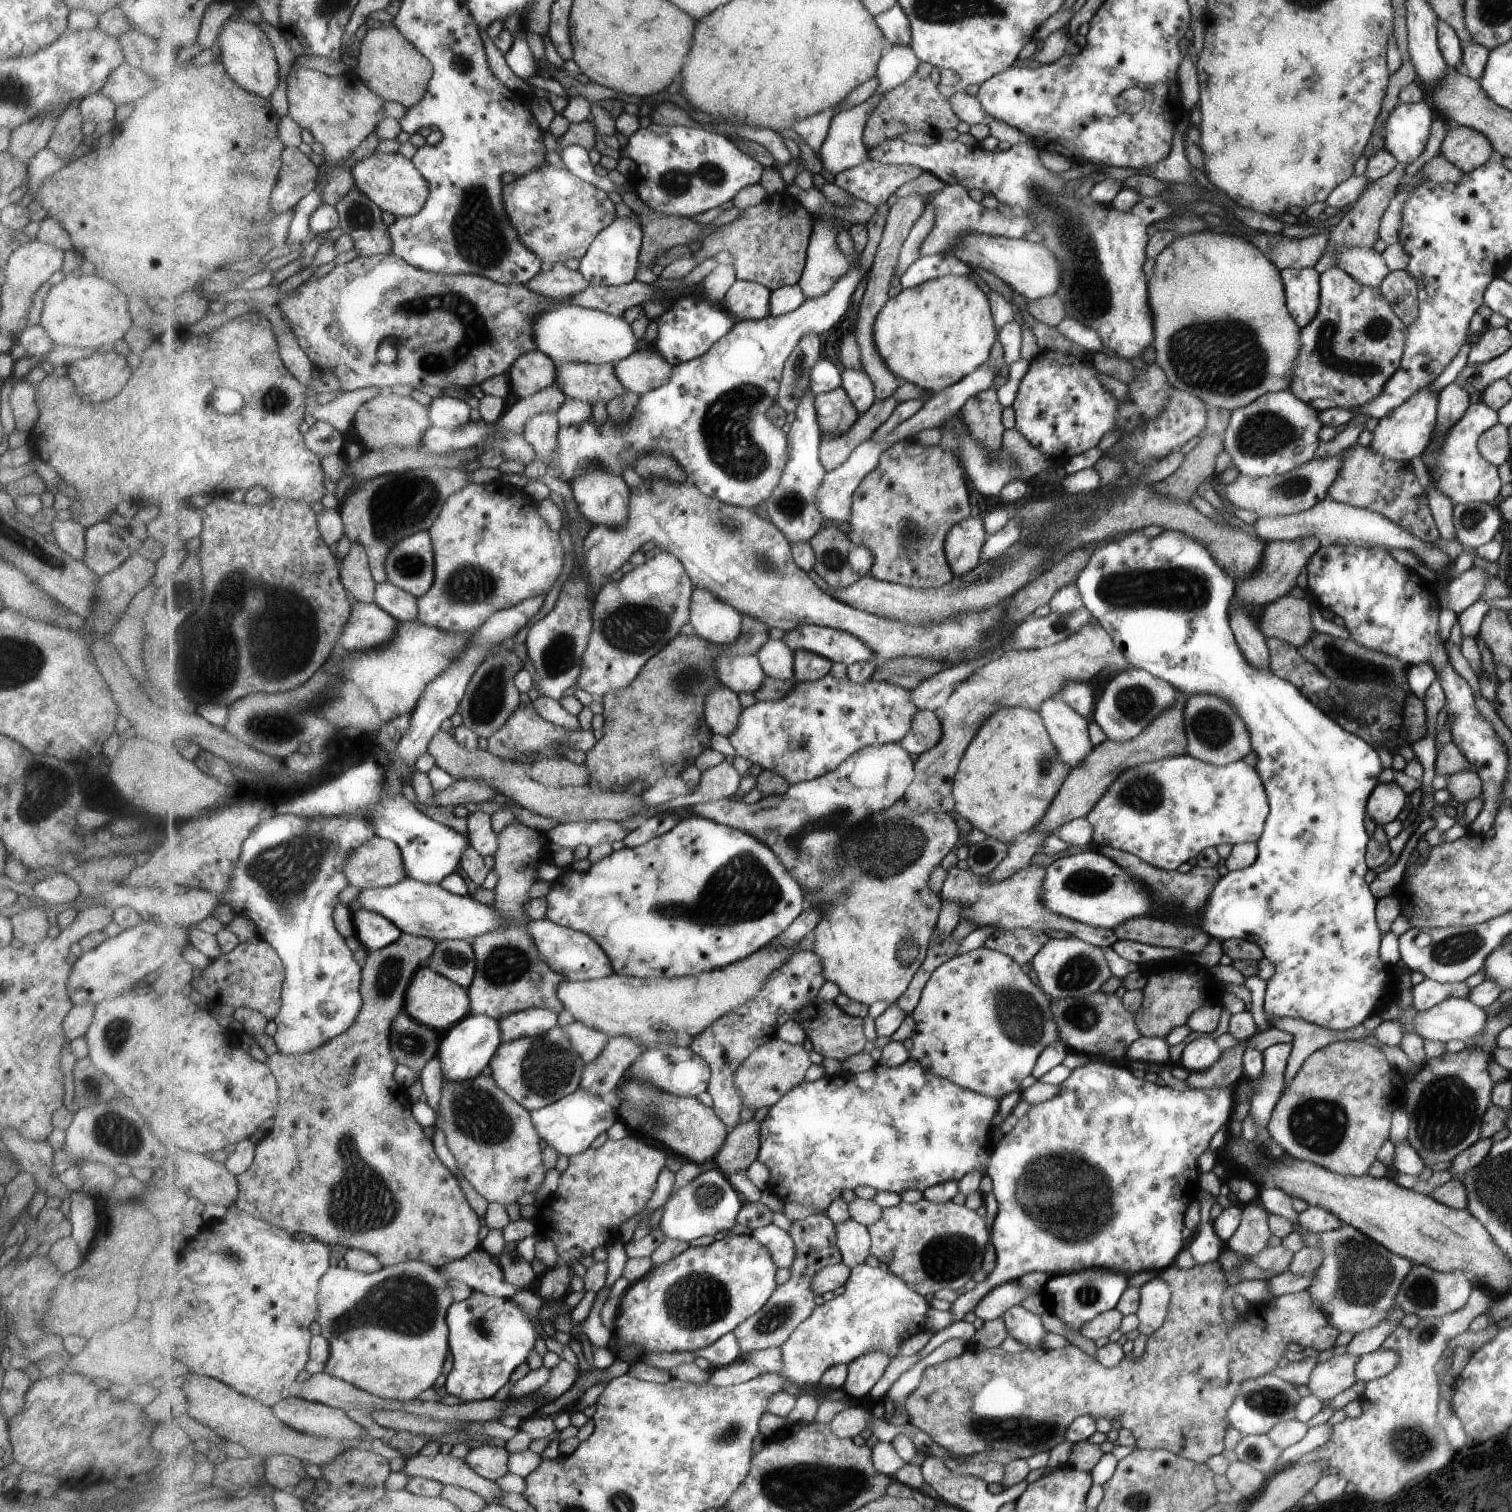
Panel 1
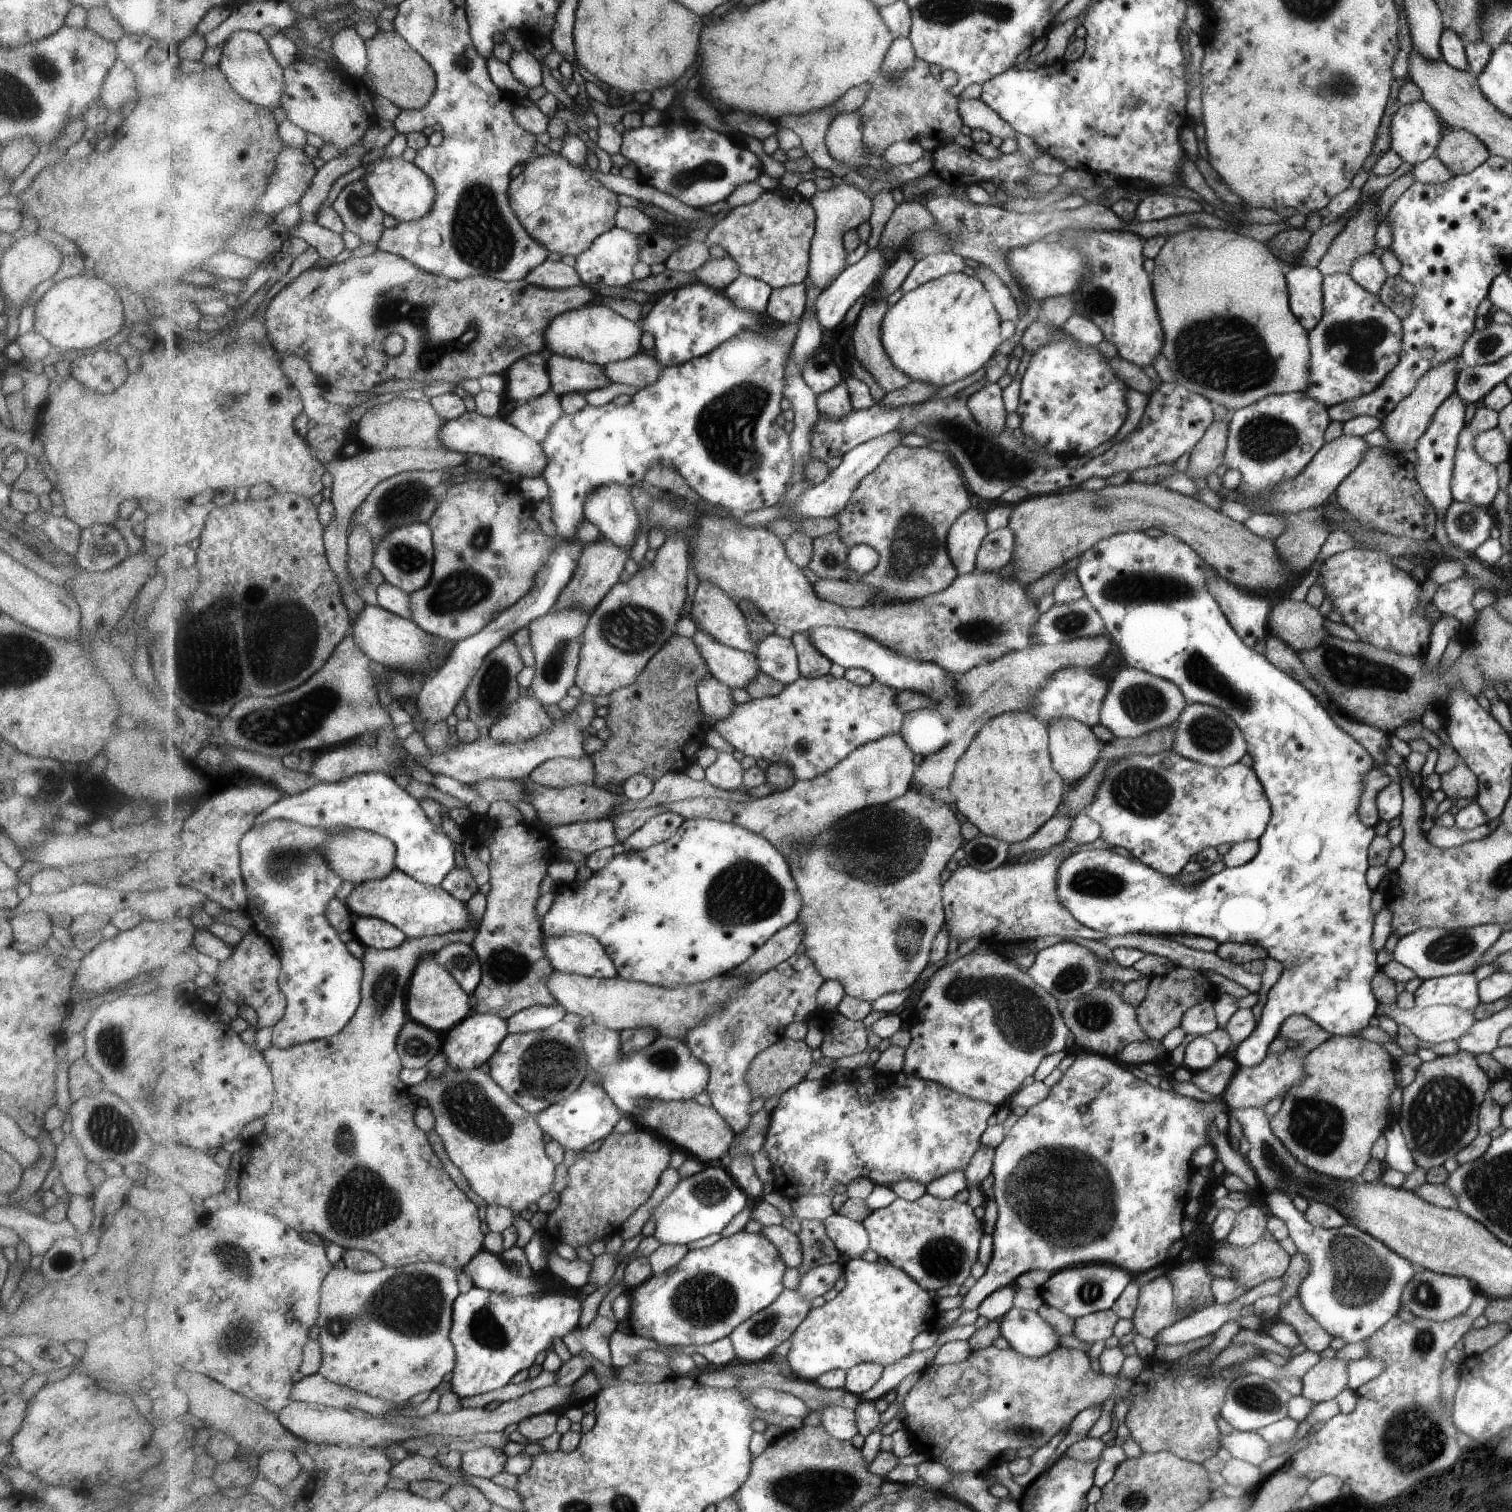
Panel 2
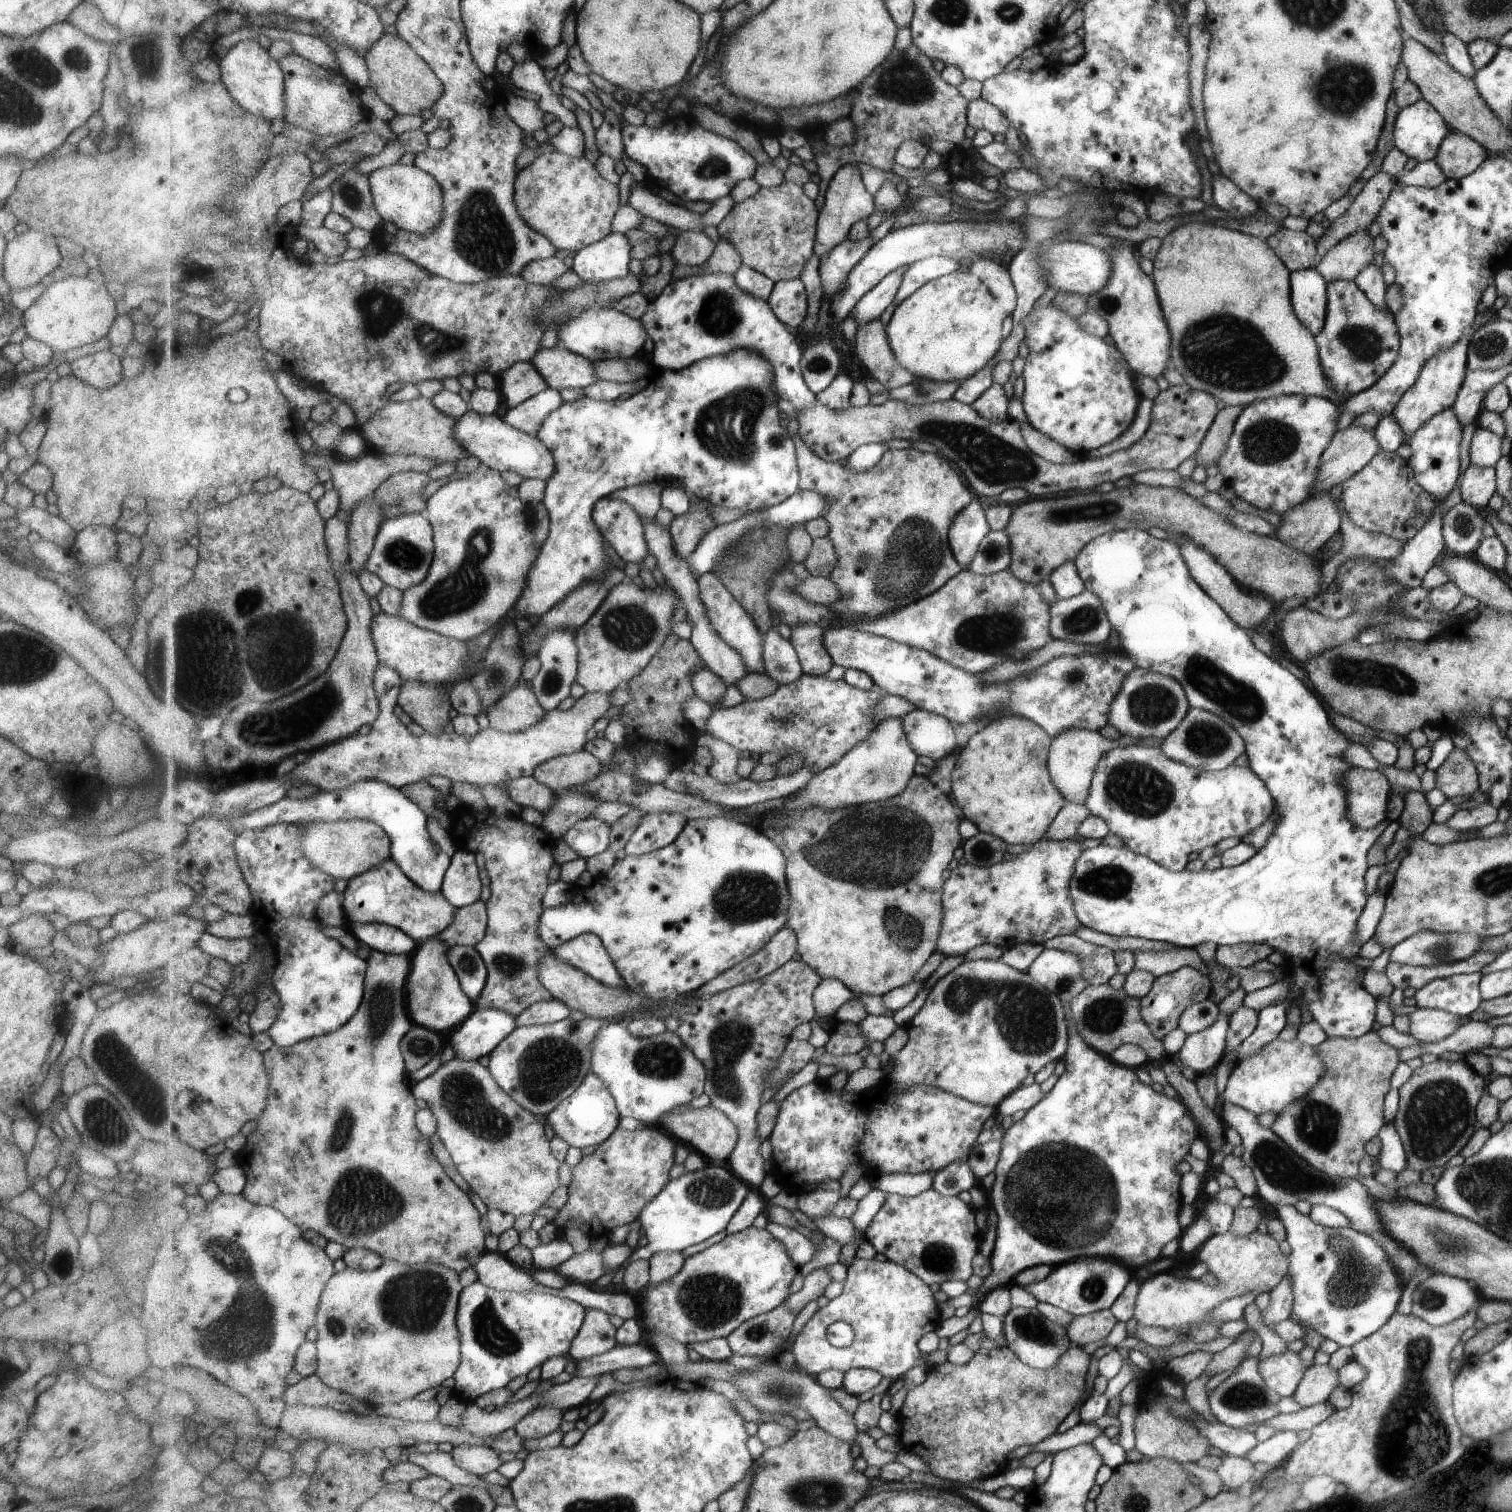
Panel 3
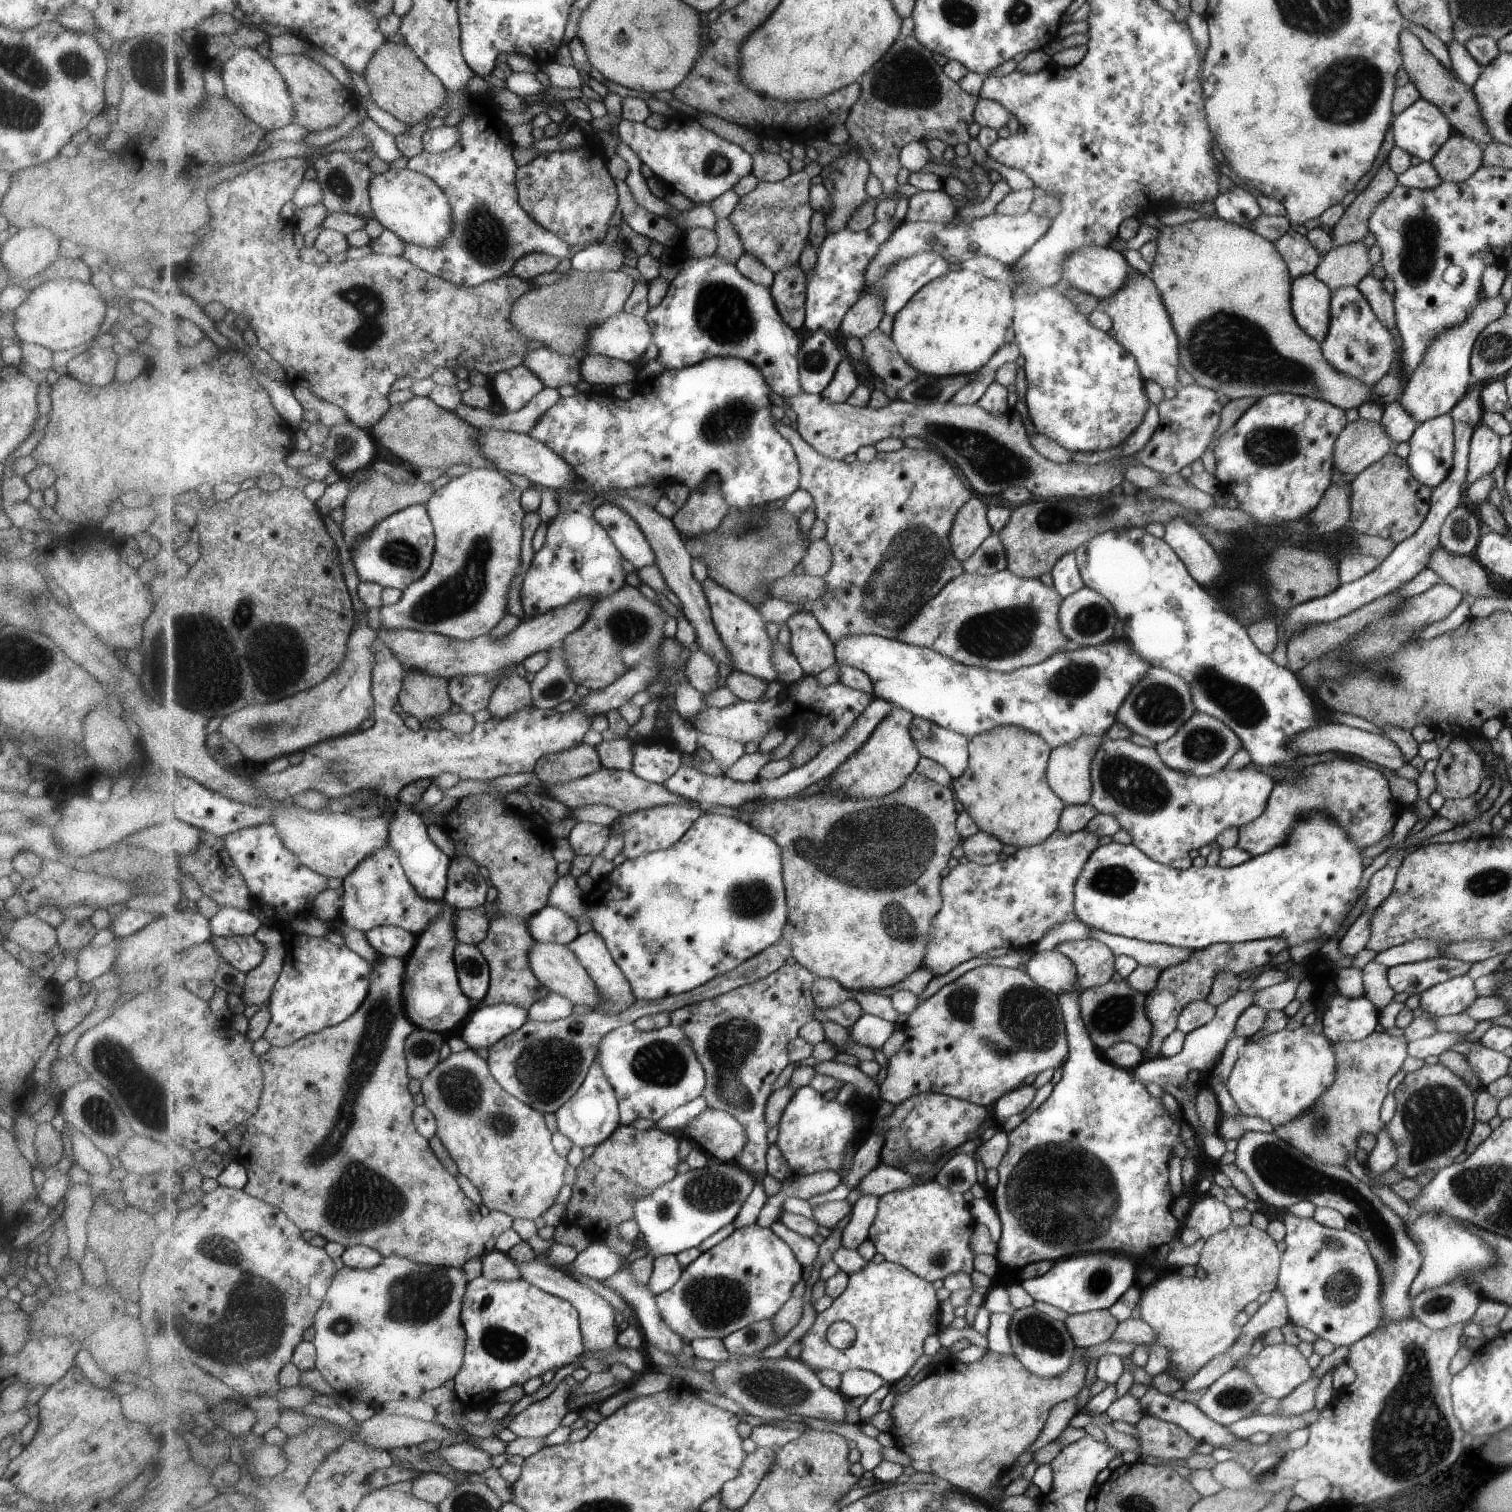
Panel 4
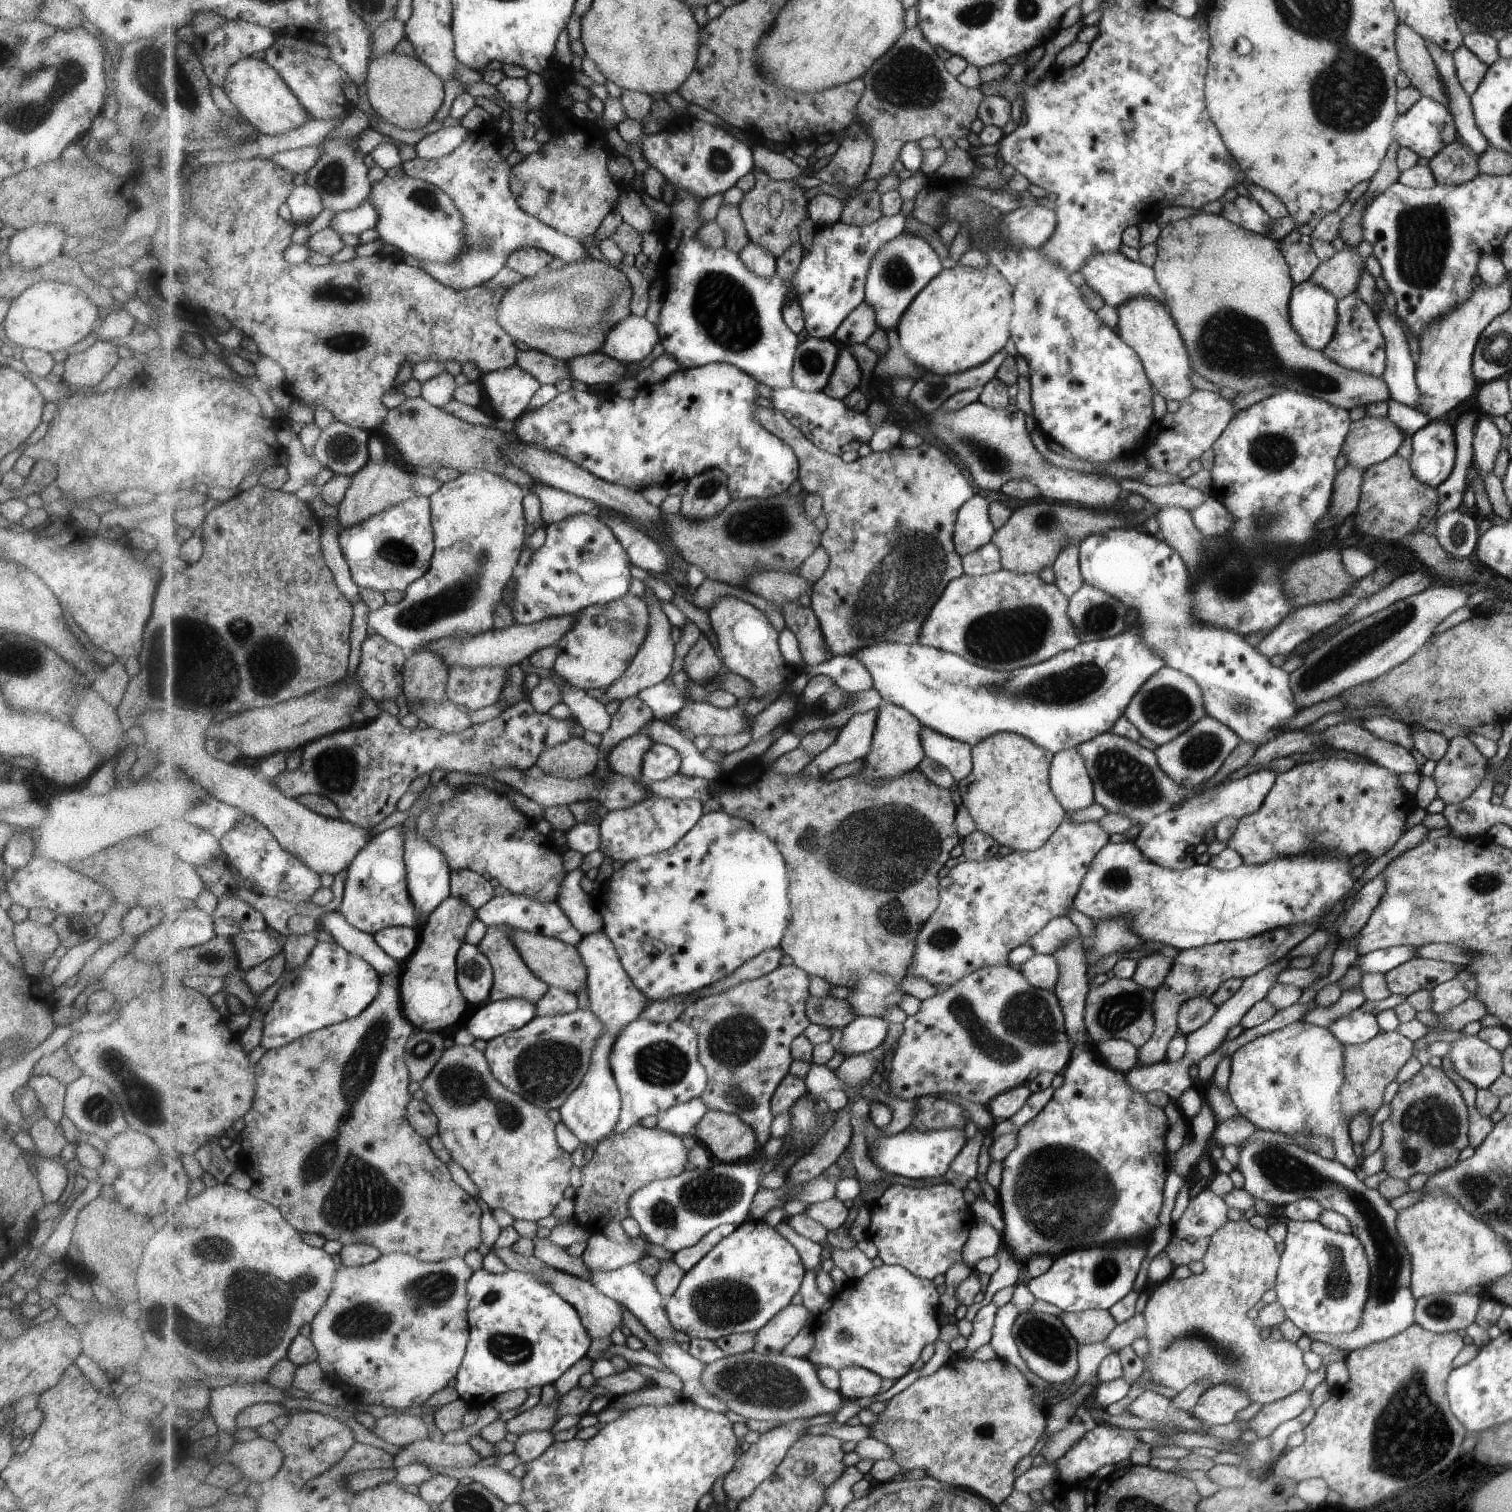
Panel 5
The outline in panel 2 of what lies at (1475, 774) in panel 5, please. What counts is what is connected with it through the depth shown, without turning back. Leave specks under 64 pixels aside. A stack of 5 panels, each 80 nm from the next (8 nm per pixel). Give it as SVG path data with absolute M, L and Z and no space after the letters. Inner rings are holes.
M1459 755L1456 756L1455 766L1439 776L1440 790L1451 800L1476 796L1477 777Z

